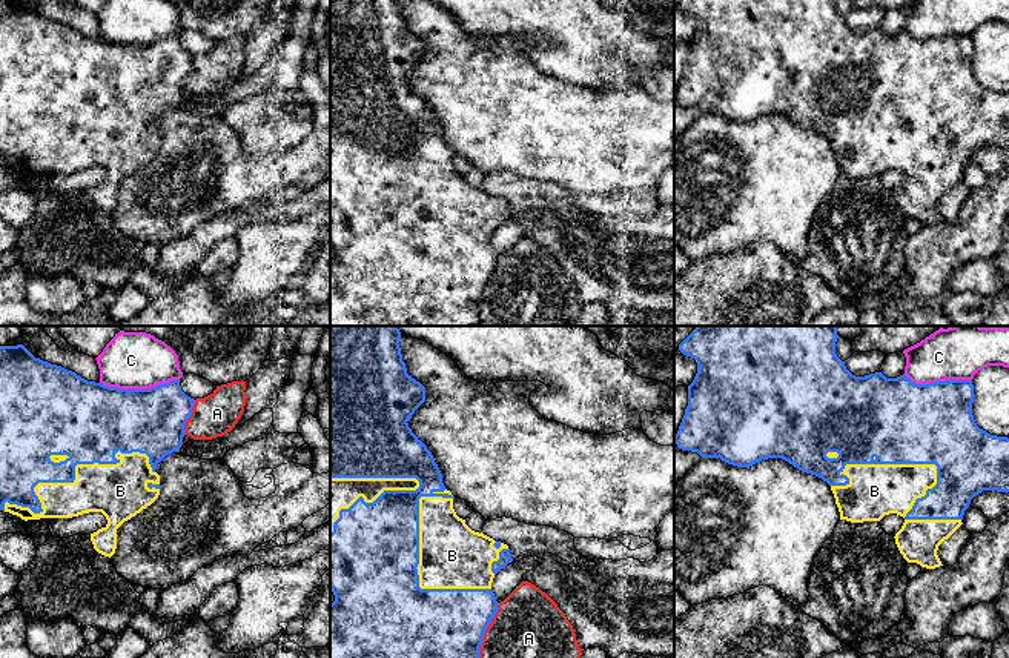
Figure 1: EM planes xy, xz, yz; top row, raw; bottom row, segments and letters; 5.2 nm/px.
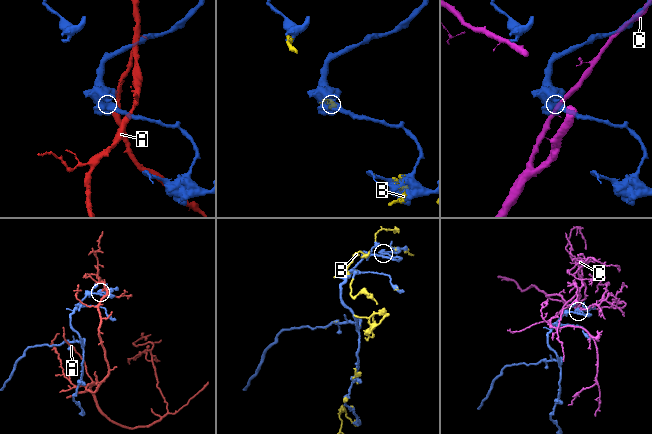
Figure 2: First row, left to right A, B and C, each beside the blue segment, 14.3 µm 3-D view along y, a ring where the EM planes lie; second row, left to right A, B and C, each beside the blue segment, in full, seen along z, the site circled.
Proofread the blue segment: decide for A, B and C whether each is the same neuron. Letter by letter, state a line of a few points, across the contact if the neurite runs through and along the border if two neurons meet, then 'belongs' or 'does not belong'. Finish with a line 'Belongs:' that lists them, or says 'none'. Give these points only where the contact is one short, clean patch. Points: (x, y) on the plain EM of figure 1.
A: does not belong
B: belongs
C: does not belong
Belongs: B

